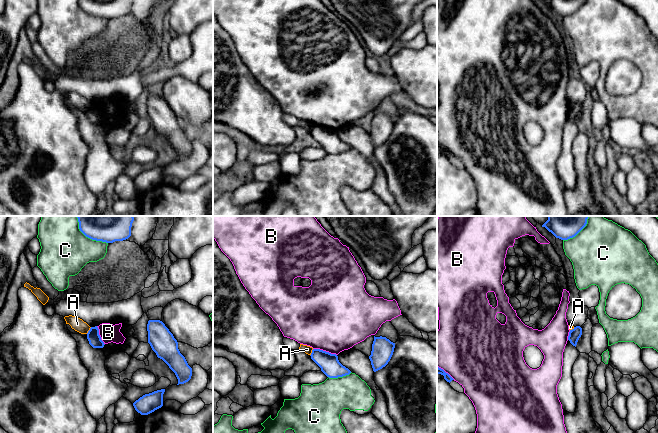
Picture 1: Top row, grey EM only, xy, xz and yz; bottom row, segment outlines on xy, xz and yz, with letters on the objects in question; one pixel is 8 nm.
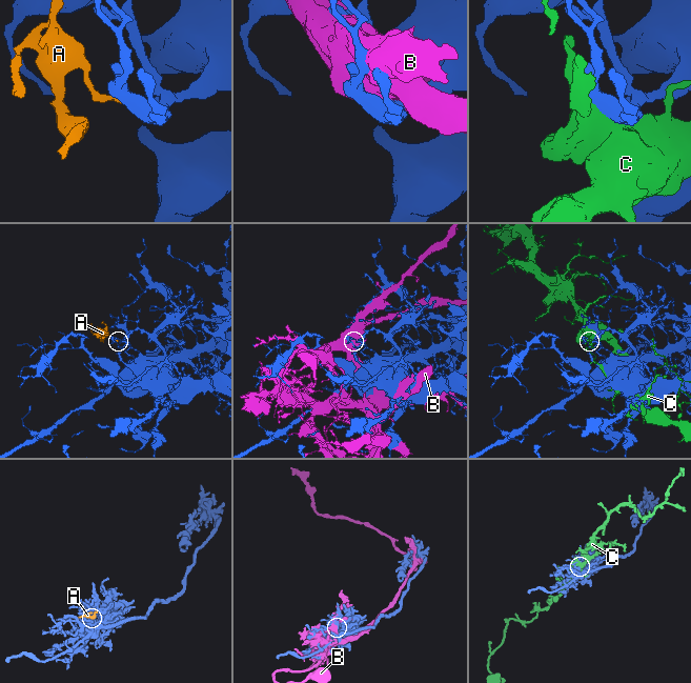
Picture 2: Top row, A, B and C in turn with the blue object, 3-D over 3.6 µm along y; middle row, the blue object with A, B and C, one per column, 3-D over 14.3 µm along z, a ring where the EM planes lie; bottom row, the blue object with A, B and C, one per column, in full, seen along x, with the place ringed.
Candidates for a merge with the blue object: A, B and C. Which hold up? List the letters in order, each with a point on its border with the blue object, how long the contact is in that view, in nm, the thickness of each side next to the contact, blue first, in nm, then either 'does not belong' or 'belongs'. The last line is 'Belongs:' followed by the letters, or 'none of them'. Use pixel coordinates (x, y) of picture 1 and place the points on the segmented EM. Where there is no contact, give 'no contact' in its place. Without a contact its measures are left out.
A: contact xy (89, 330); length 70 nm; calibres 100 and 100 nm; does not belong
B: contact xz (325, 351); length 200 nm; calibres 160 and 500 nm; does not belong
C: contact xy (87, 236); length 340 nm; calibres 420 and 400 nm; does not belong
Belongs: none of them

